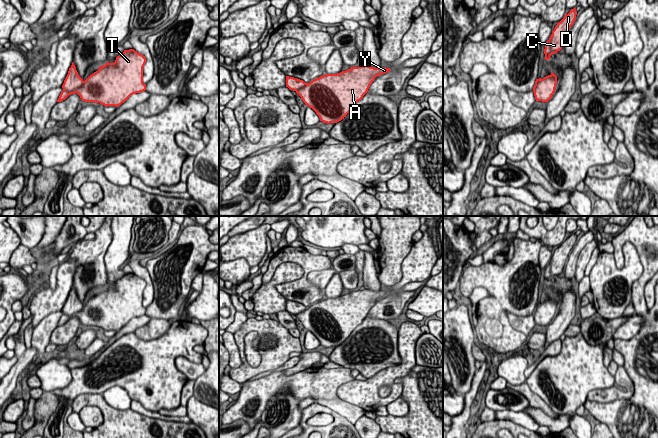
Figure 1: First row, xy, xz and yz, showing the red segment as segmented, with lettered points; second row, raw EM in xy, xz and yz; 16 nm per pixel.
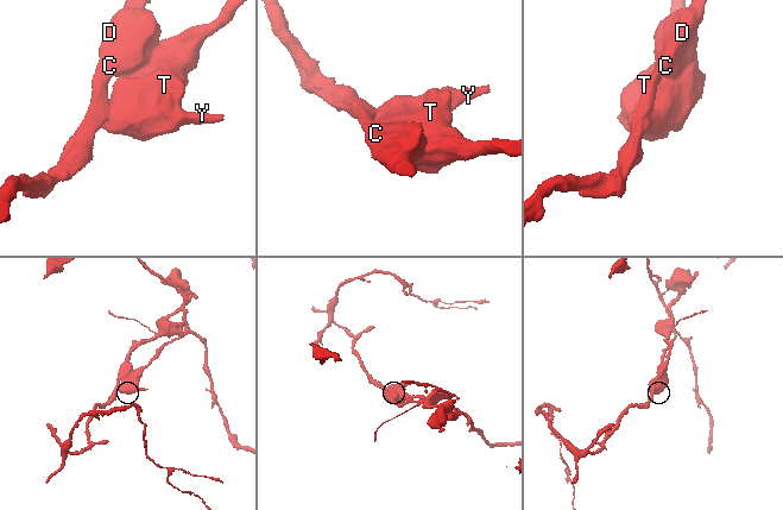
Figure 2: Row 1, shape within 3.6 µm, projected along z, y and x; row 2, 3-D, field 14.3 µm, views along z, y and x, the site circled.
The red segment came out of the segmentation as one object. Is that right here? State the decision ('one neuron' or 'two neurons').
one neuron

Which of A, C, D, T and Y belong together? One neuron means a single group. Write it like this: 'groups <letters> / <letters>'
groups A C D T Y

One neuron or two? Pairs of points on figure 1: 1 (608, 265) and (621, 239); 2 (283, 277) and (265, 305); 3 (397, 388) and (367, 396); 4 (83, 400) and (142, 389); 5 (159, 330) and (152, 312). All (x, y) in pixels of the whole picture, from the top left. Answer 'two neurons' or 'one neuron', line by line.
1: two neurons
2: one neuron
3: one neuron
4: two neurons
5: two neurons

